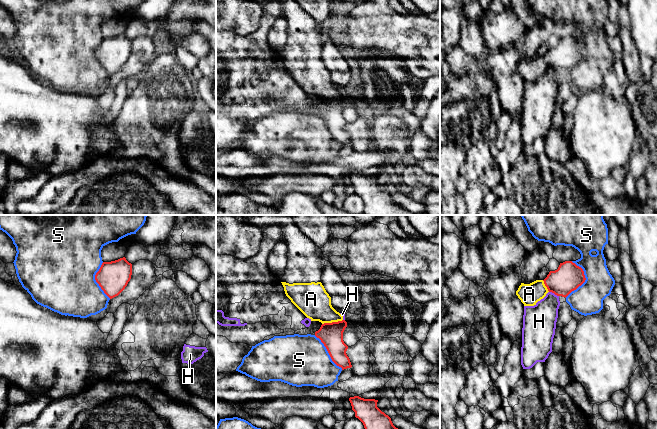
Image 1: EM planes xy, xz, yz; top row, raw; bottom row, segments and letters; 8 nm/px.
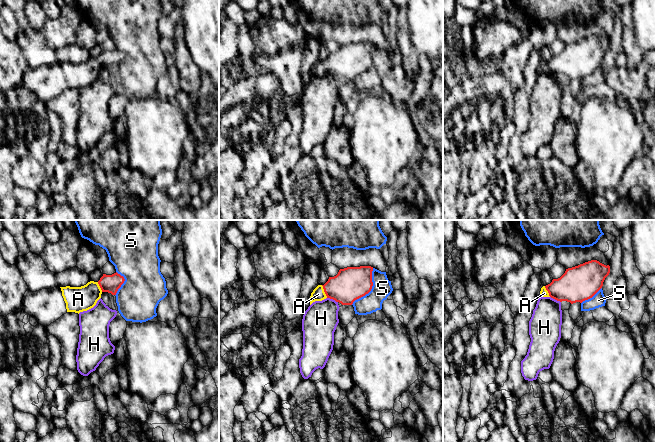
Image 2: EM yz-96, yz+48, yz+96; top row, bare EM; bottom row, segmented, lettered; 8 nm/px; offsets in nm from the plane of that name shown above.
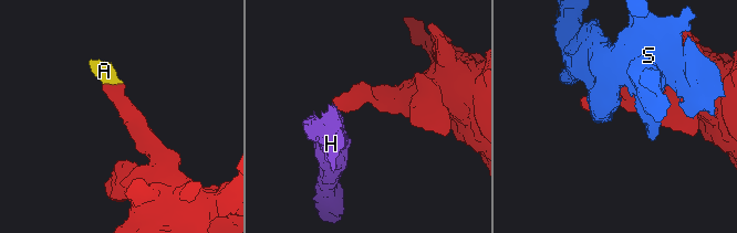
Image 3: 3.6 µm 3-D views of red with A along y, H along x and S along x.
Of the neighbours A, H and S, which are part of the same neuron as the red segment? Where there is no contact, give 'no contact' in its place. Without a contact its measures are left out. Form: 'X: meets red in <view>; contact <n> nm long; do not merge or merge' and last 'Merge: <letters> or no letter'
A: meets red in xz; contact 170 nm long; merge
H: meets red in yz; contact 90 nm long; do not merge
S: meets red in yz; contact 300 nm long; do not merge
Merge: A

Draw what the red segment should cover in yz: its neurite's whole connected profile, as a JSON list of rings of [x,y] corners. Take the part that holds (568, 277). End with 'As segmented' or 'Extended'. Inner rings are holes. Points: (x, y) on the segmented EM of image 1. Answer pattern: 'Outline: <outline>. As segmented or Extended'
Outline: [[[572,261],[560,263],[555,271],[550,271],[544,280],[536,280],[530,284],[521,283],[516,295],[524,306],[534,306],[548,292],[557,296],[567,297],[585,282],[586,278],[581,267]]]. Extended

